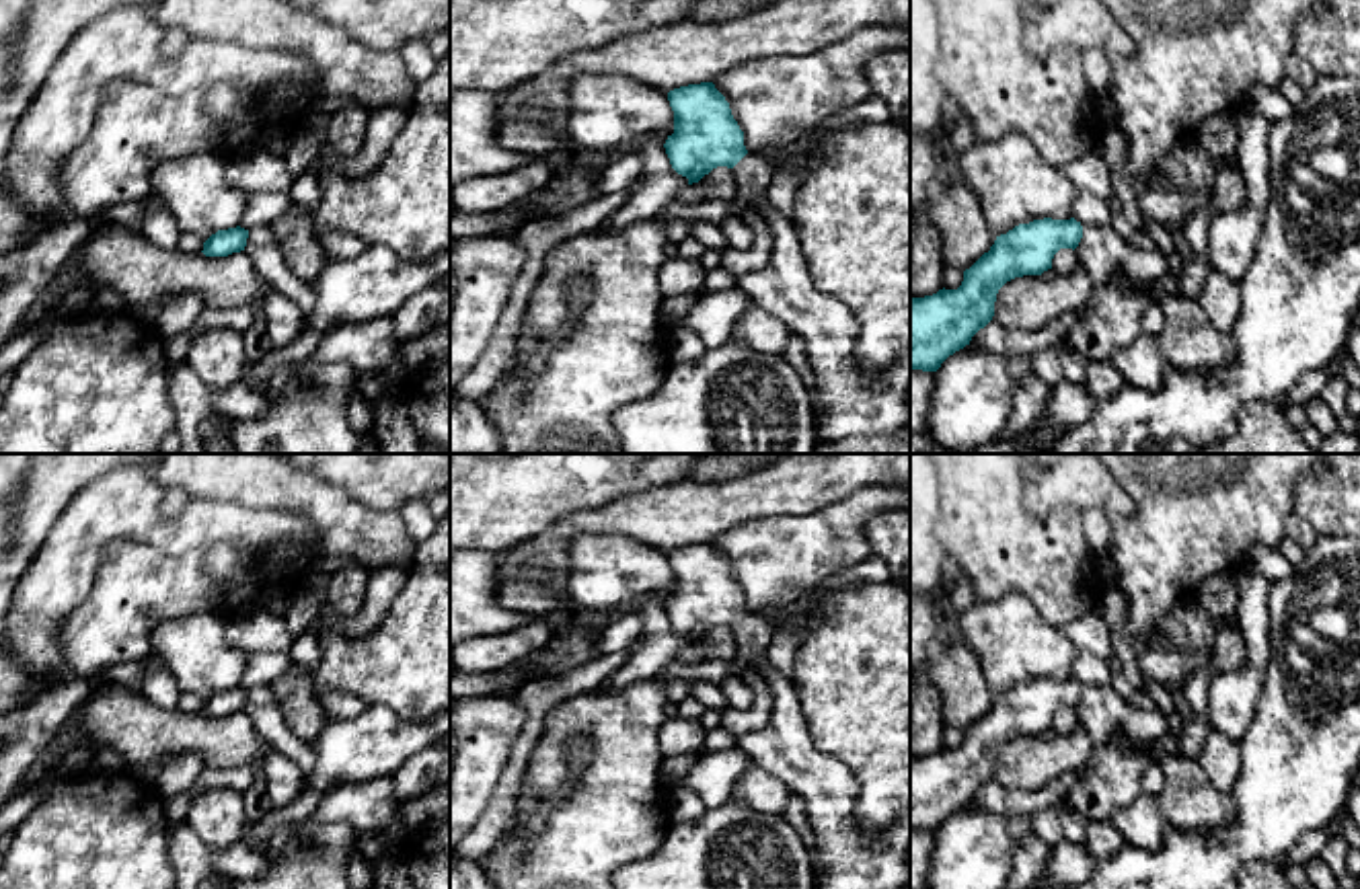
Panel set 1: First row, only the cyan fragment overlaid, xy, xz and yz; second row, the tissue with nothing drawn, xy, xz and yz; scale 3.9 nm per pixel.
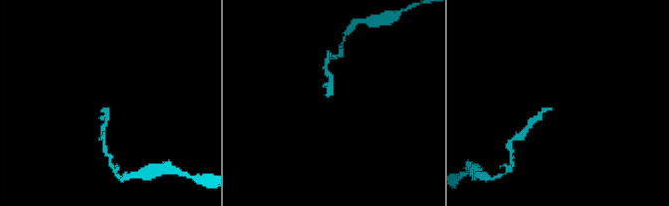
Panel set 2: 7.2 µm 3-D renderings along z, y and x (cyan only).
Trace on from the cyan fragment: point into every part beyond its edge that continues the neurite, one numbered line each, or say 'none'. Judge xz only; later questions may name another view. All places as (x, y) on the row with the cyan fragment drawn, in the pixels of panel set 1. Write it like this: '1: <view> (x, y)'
1: xz (851, 403)

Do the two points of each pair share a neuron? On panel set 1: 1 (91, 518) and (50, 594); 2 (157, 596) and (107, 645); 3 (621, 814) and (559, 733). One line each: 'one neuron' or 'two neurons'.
1: one neuron
2: one neuron
3: one neuron

